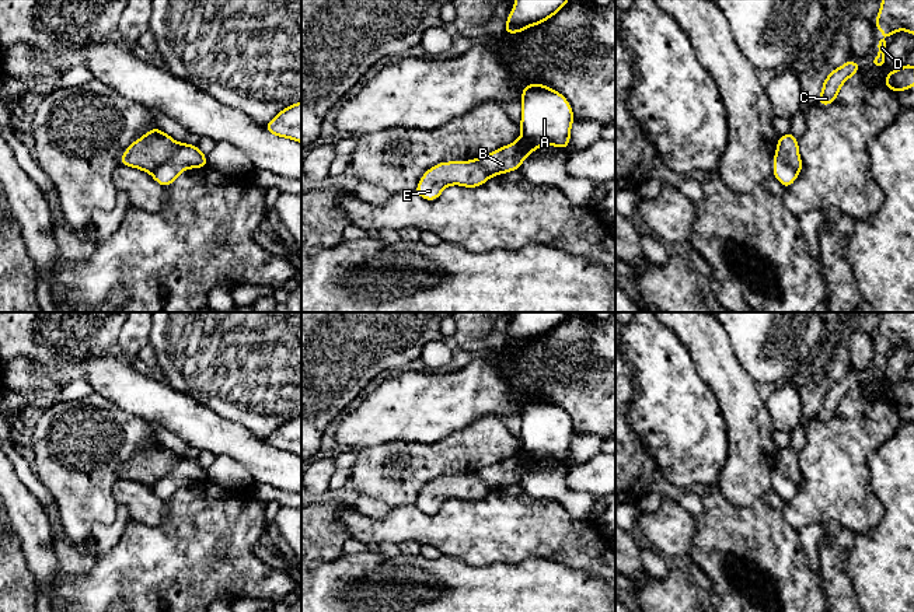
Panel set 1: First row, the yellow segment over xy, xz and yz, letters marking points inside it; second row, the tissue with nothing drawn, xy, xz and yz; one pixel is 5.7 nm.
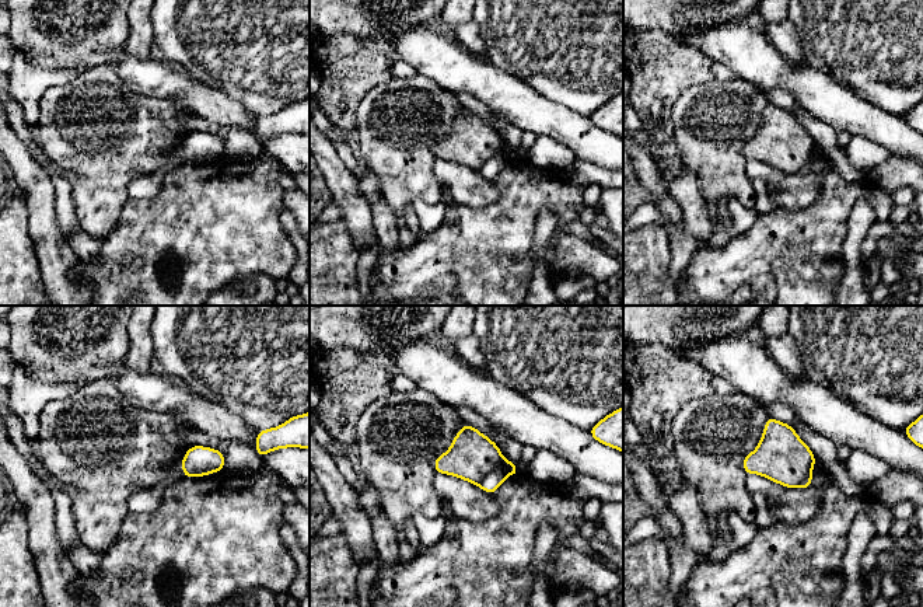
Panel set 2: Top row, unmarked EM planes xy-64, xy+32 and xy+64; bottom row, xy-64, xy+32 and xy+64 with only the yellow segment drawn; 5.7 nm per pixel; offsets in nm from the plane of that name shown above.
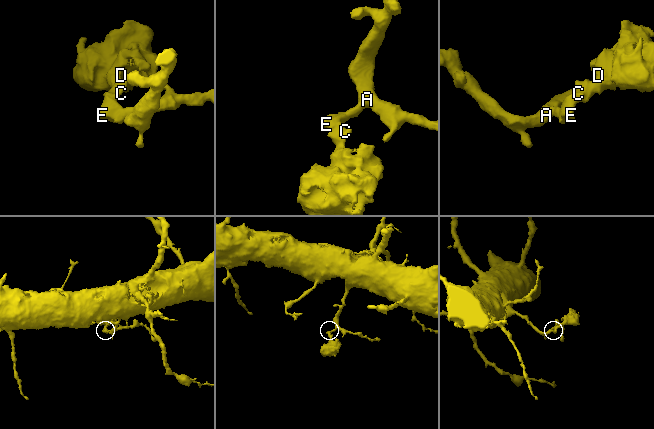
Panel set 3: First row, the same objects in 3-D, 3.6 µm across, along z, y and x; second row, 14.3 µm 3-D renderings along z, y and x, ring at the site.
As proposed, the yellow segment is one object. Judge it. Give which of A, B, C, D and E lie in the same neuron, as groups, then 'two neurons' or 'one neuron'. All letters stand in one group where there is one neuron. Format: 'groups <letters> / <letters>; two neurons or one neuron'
groups A B / C D E; two neurons

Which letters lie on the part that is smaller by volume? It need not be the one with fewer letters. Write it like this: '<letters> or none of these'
C, D, E

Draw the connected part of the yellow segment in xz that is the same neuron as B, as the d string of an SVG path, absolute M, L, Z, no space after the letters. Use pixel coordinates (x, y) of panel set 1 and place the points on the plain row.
M527 398L521 406L520 451L486 471L474 472L491 490L517 485L538 461L566 462L575 434L566 412L544 398Z

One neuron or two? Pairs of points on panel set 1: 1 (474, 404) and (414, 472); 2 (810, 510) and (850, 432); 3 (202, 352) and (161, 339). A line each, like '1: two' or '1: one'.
1: two
2: one
3: one

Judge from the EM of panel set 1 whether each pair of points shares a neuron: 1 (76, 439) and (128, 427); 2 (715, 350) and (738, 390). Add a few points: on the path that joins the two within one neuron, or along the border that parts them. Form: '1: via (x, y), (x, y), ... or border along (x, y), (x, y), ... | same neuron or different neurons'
1: via (89, 439), (115, 436) | same neuron
2: via (715, 360), (728, 380) | same neuron

